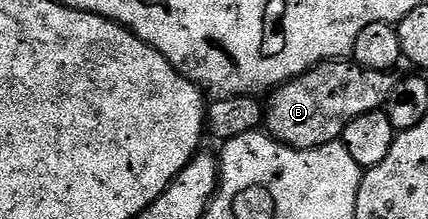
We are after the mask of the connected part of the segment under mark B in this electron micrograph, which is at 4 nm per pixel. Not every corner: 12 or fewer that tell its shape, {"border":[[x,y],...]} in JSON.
{"border":[[320,62],[267,95],[264,126],[295,150],[341,141],[387,107],[397,75]]}

